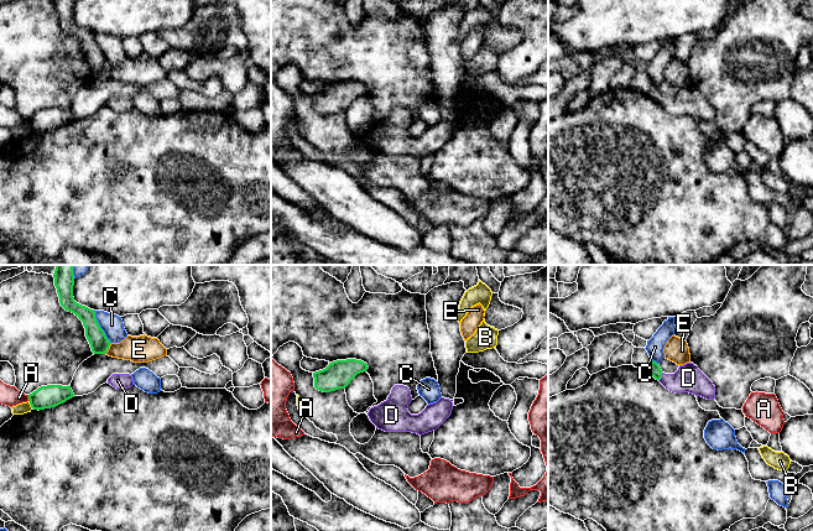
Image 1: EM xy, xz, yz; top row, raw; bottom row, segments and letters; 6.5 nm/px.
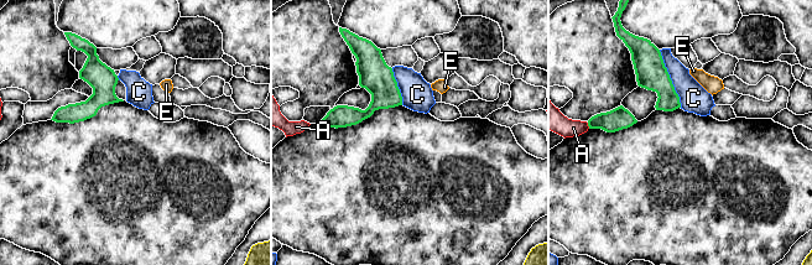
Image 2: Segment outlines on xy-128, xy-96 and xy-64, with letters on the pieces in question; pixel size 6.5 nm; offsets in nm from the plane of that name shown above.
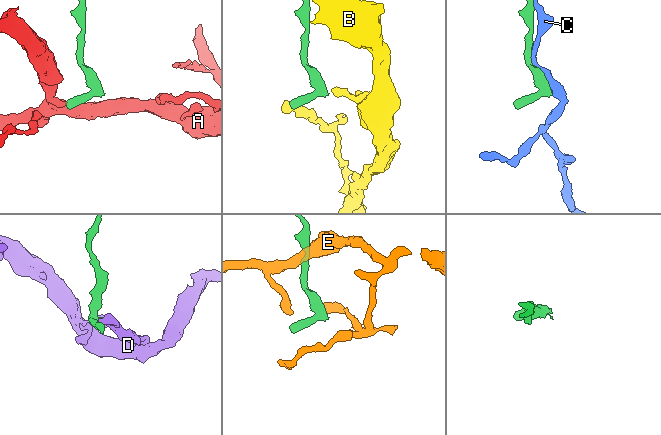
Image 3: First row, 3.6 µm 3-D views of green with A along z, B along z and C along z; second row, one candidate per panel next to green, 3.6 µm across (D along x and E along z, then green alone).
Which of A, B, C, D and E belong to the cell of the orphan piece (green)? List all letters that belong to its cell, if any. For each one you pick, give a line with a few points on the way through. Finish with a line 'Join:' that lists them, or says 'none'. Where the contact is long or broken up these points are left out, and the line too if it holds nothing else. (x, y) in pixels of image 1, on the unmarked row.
D: Path across: yz (655, 93), (661, 99), (688, 100)
Join: D

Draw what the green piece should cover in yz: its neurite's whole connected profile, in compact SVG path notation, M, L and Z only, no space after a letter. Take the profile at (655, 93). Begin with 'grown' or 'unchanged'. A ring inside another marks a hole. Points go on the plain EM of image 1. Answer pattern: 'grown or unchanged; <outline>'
grown; M651 83L647 95L672 115L689 115L707 123L715 121L715 109L693 85L679 88L674 97L665 97L657 85Z

